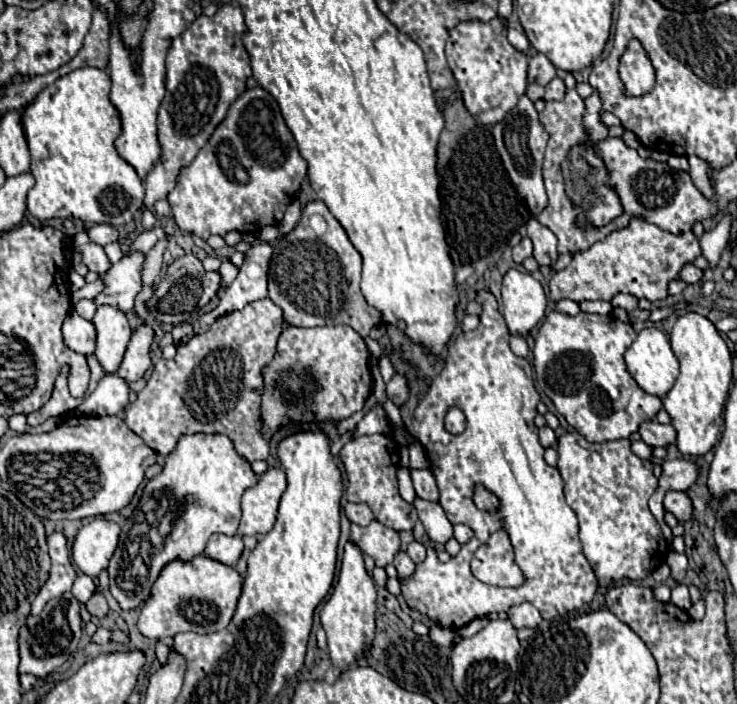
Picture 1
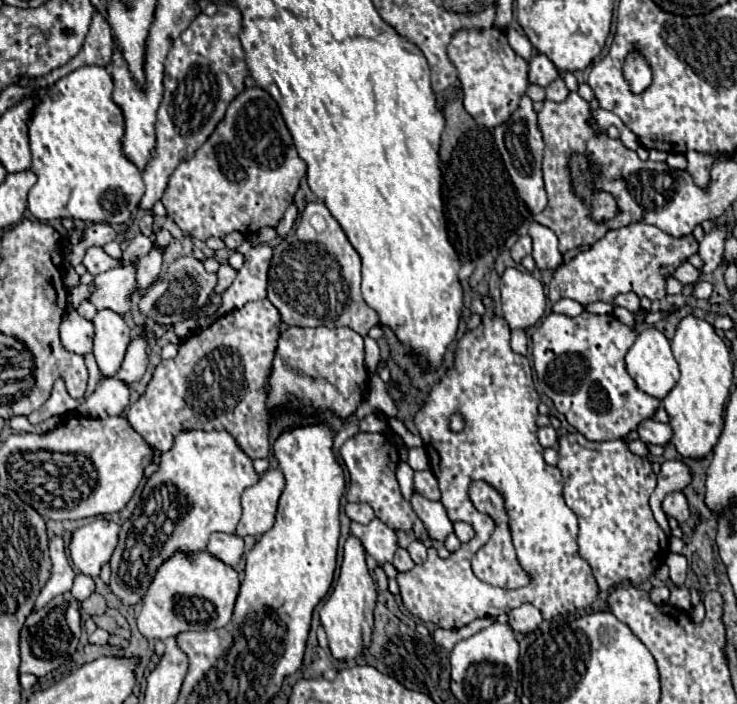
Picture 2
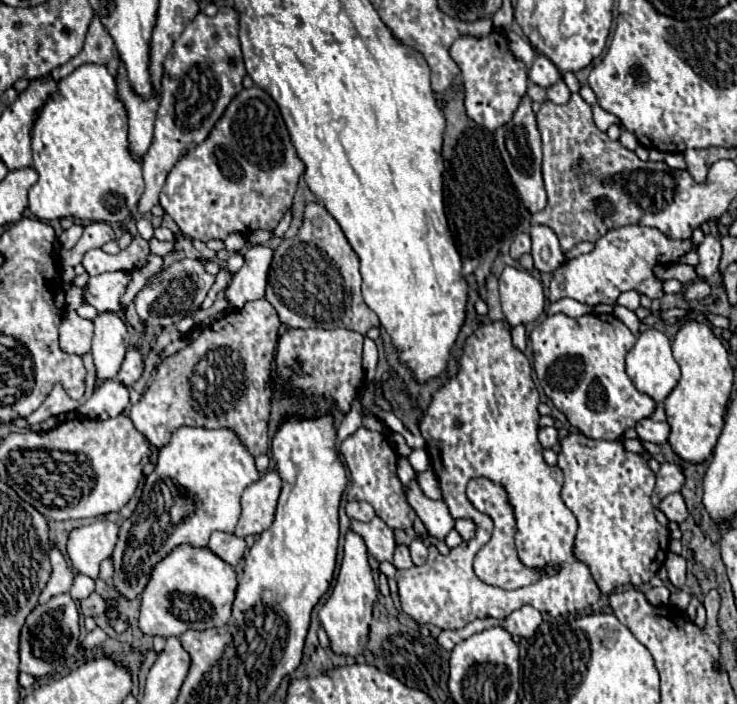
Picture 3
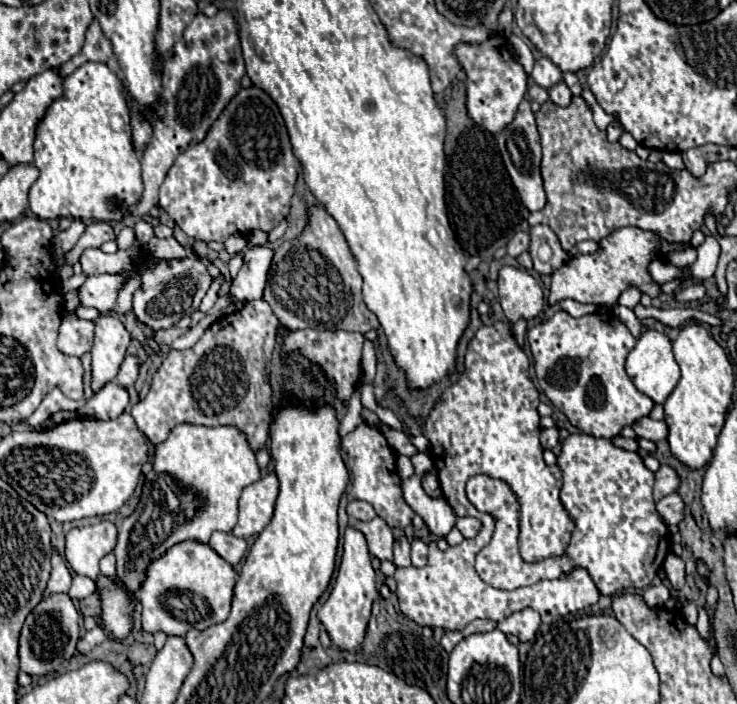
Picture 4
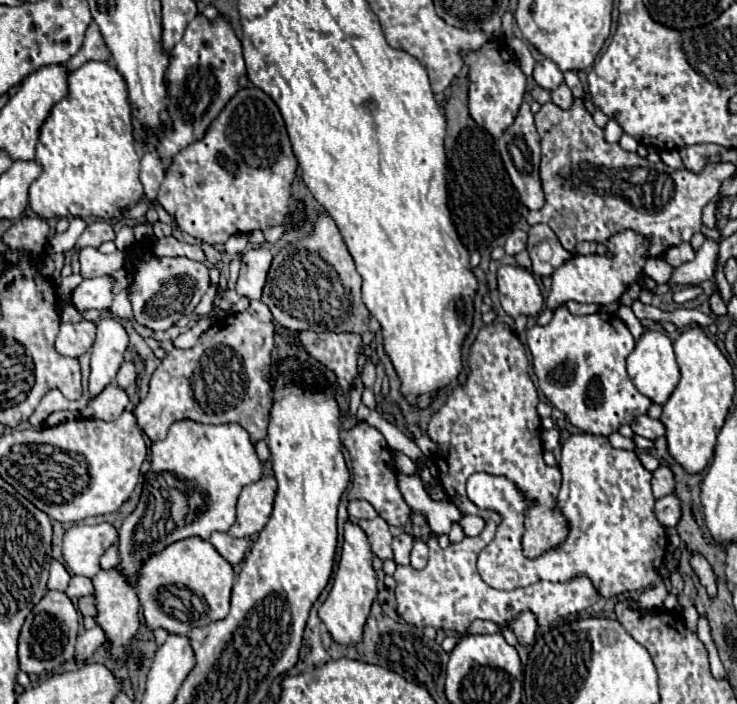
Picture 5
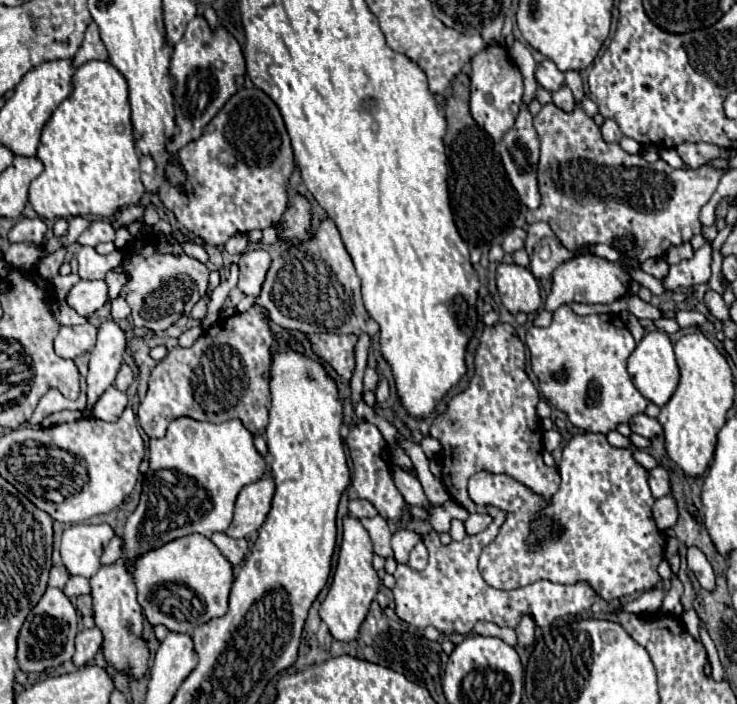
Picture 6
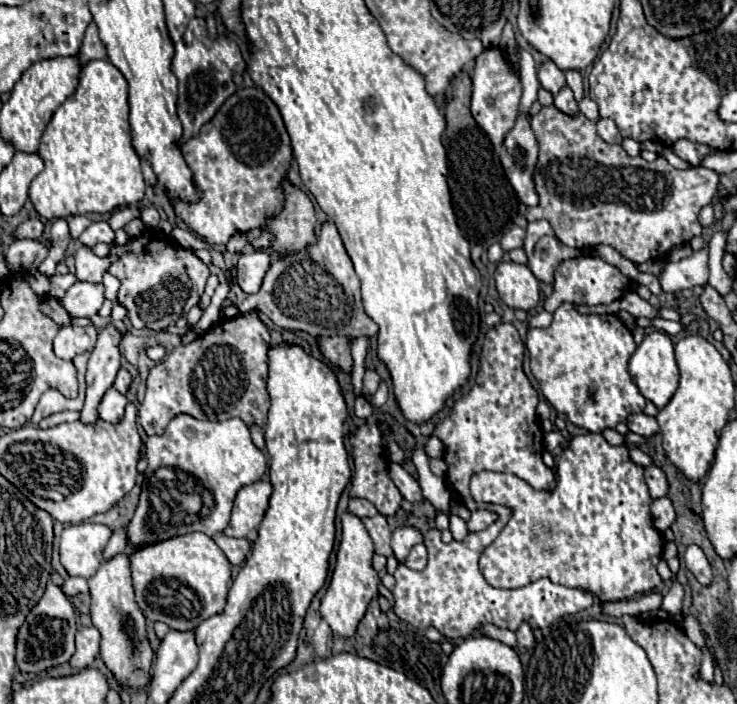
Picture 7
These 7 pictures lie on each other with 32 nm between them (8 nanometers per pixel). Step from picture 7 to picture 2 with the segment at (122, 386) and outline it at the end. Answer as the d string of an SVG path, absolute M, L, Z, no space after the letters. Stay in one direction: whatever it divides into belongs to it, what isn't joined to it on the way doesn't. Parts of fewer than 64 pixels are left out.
M142 330L128 346L126 350L126 358L118 370L118 378L126 384L136 382L144 376L146 368L148 368L148 354L146 354L146 346L148 346L148 336L146 330Z

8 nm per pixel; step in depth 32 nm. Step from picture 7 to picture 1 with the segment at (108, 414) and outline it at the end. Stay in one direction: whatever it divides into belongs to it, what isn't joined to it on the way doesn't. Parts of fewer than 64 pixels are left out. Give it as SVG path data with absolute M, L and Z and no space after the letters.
M104 374L96 390L76 408L84 416L120 414L128 404L128 382L118 374Z

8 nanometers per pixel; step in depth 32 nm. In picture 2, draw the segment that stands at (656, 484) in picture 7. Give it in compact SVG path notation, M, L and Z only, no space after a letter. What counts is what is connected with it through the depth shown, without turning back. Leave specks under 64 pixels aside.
M670 460L670 462L662 464L662 470L658 474L658 486L656 486L654 494L650 496L650 508L654 512L656 522L662 526L662 530L668 537L672 536L671 528L666 522L666 514L662 511L662 500L670 492L684 490L690 482L692 482L692 470L688 468L688 464L684 460Z

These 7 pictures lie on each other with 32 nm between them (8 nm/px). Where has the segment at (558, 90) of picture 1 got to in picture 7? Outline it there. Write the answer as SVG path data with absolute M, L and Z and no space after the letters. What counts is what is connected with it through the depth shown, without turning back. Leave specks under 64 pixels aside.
M564 86L558 94L554 94L554 106L558 110L562 110L564 114L576 114L578 112L578 104L576 104L572 90L568 86Z

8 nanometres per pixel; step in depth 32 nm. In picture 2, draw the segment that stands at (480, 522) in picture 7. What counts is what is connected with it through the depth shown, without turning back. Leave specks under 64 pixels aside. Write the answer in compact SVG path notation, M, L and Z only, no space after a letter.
M456 522L456 524L454 524L454 532L456 532L456 536L458 536L460 542L468 542L468 540L474 536L472 526L468 526L466 522Z

